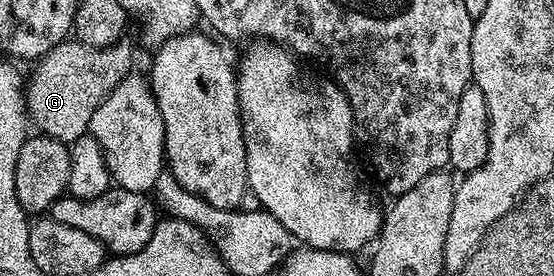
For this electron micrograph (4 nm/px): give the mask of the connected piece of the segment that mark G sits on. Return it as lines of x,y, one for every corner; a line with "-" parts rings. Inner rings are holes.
77,40
56,44
44,57
37,59
34,75
24,86
29,121
39,126
47,138
67,144
84,136
95,121
104,100
125,78
131,77
134,50
123,40
108,48
92,48

